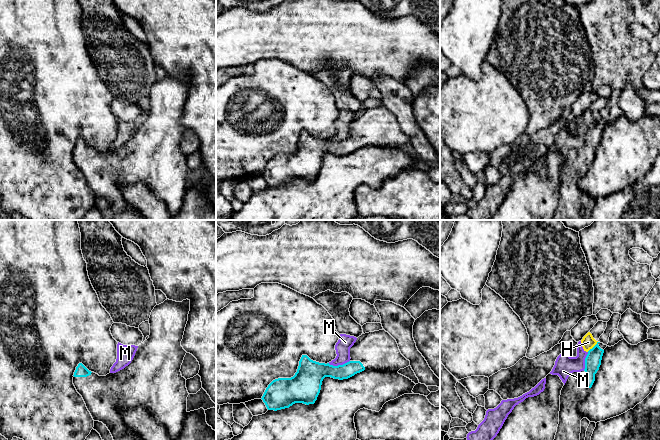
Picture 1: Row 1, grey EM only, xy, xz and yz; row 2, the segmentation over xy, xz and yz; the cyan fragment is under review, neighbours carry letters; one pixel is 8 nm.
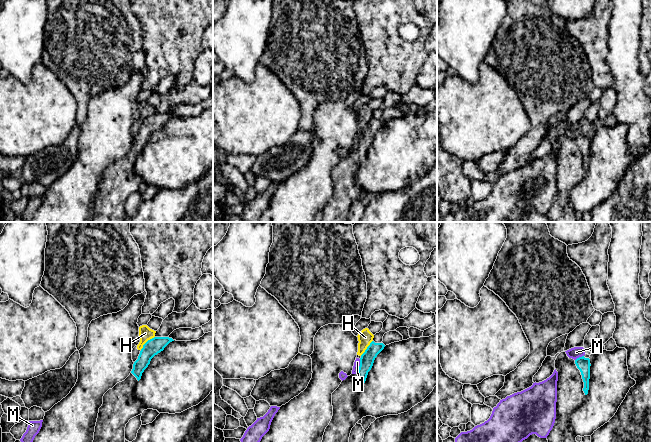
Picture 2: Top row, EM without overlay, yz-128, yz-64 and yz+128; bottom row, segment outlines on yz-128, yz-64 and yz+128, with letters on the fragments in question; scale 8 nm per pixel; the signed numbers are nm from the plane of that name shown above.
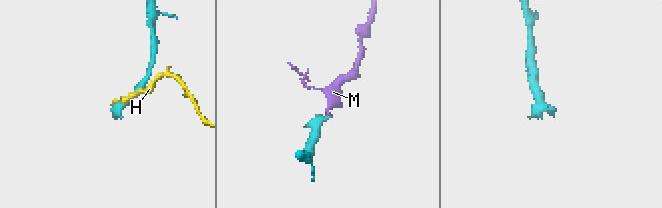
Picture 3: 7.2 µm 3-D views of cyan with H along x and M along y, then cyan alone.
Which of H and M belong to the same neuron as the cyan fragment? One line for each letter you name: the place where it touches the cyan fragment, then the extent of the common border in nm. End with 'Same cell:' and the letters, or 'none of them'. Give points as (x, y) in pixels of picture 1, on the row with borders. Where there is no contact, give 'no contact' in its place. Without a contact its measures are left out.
Same cell: none of them

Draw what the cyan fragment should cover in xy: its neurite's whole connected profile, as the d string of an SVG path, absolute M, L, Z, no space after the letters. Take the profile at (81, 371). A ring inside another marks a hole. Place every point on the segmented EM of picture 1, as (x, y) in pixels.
M165 300L156 305L149 318L150 335L141 343L131 363L124 369L106 376L89 371L82 363L76 367L73 384L82 396L94 421L102 422L110 431L113 440L216 440L216 431L206 422L203 408L187 411L186 379L180 369L186 351L181 346L190 311L190 300L182 302Z

